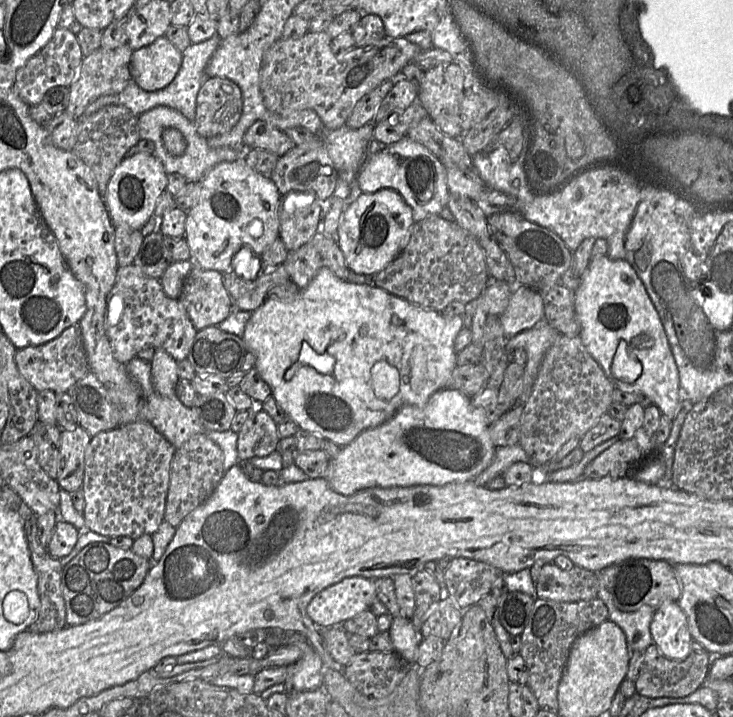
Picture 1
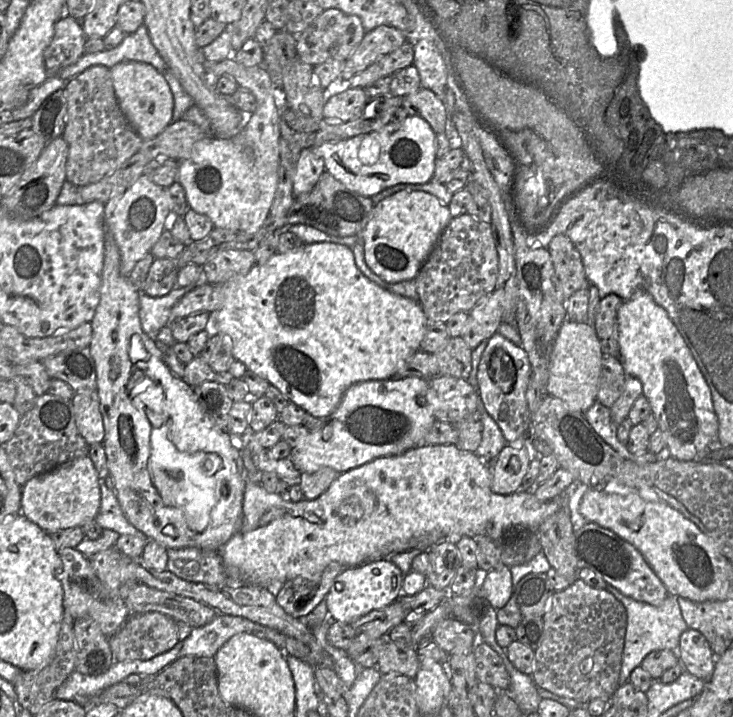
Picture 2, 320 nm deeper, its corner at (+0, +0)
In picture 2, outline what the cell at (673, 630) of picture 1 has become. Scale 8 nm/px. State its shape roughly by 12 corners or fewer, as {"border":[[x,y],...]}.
{"border":[[700,631],[680,636],[684,670],[711,680],[717,657]]}

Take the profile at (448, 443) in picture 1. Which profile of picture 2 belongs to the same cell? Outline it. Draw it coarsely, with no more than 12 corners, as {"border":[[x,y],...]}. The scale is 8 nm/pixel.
{"border":[[427,380],[351,385],[291,450],[301,473],[344,473],[417,447]]}

